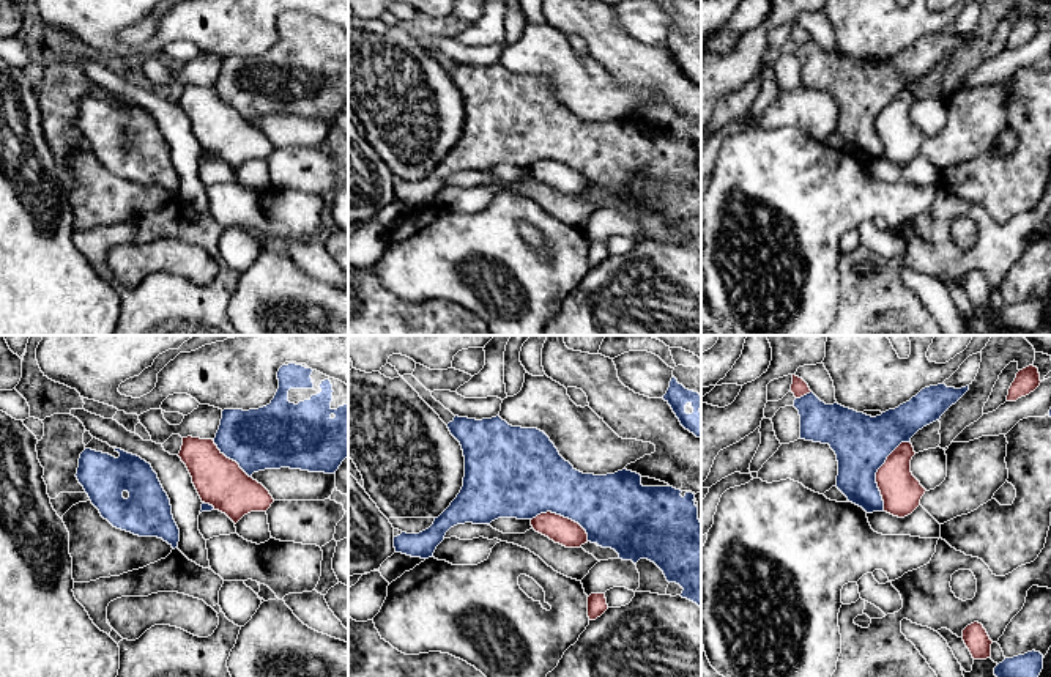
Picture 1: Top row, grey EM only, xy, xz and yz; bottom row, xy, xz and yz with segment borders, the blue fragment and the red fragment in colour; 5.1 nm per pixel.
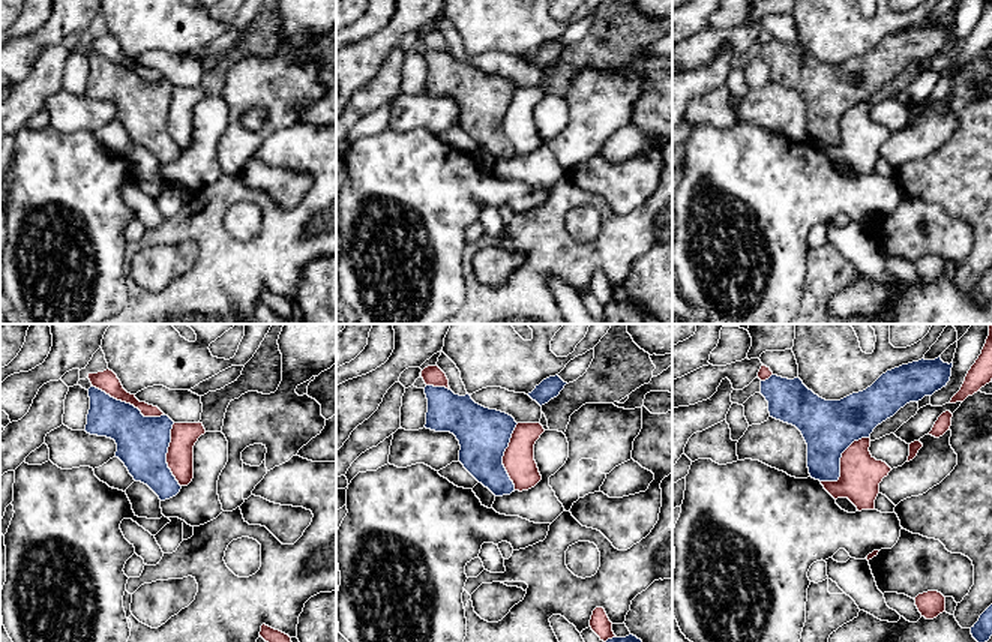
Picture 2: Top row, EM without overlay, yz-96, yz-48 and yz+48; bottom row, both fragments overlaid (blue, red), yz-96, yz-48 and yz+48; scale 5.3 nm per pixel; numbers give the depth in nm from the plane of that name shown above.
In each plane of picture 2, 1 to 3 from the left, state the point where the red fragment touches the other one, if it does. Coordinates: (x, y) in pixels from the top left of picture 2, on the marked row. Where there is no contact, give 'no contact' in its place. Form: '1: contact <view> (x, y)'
1: contact yz-96 (128, 404)
2: contact yz-48 (503, 455)
3: contact yz+48 (839, 462)

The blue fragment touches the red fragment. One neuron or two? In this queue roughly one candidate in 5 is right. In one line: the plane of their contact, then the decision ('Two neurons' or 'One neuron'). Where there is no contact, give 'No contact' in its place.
Touches blue in yz. Two neurons

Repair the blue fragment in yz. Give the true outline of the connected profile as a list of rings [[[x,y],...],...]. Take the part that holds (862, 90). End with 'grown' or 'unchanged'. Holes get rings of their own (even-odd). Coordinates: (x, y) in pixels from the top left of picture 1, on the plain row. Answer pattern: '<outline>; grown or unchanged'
[[[944,30],[930,33],[922,36],[909,49],[876,65],[857,60],[838,50],[826,52],[813,39],[796,46],[794,55],[800,63],[800,87],[829,91],[835,99],[838,109],[837,135],[849,150],[862,154],[867,161],[873,161],[884,159],[884,148],[876,131],[876,120],[886,110],[887,104],[901,90],[911,90],[911,85],[919,77],[939,68],[967,38],[969,33],[961,36],[947,35]]]; unchanged

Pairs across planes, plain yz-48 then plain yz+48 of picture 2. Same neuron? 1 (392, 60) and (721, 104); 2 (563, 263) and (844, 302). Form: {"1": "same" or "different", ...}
{"1": "same", "2": "different"}

